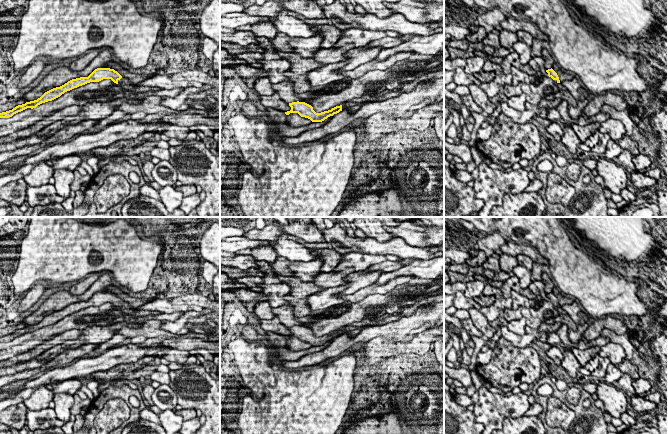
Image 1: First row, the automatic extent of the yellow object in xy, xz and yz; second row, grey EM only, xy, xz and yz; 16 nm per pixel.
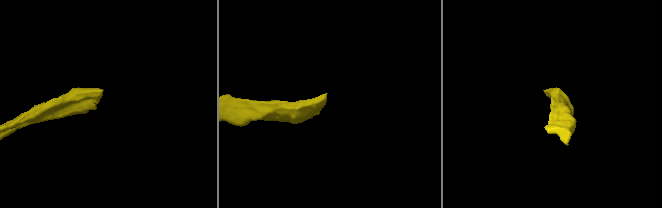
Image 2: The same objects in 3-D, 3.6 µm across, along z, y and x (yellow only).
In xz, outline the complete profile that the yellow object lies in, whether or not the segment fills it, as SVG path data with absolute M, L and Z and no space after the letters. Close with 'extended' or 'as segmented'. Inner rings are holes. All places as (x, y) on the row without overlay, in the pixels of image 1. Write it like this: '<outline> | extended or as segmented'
M444 292L439 294L439 295L436 295L436 296L424 298L414 305L402 307L396 313L393 313L393 314L386 313L379 318L363 319L360 322L353 322L352 324L343 327L340 330L336 330L336 331L332 332L331 334L324 335L321 337L316 337L313 334L313 331L305 326L299 326L299 325L292 326L292 327L289 327L291 334L285 336L285 338L289 339L290 337L298 337L301 341L308 342L312 346L322 346L325 343L327 343L328 341L333 340L334 338L337 338L340 335L346 334L350 331L359 329L361 327L385 325L385 324L397 321L401 317L411 316L412 314L414 314L416 312L416 310L420 306L427 306L429 304L432 304L435 302L441 302L441 301L444 301Z | extended

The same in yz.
M551 292L546 294L546 296L548 297L548 300L551 301L555 307L555 309L558 311L559 314L566 314L566 312L562 309L562 307L559 304L559 301L557 299L557 297Z | extended

